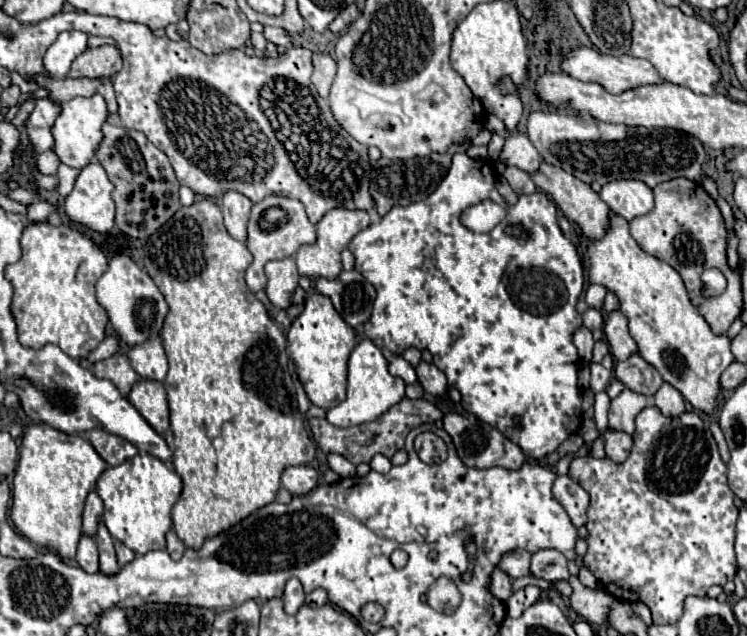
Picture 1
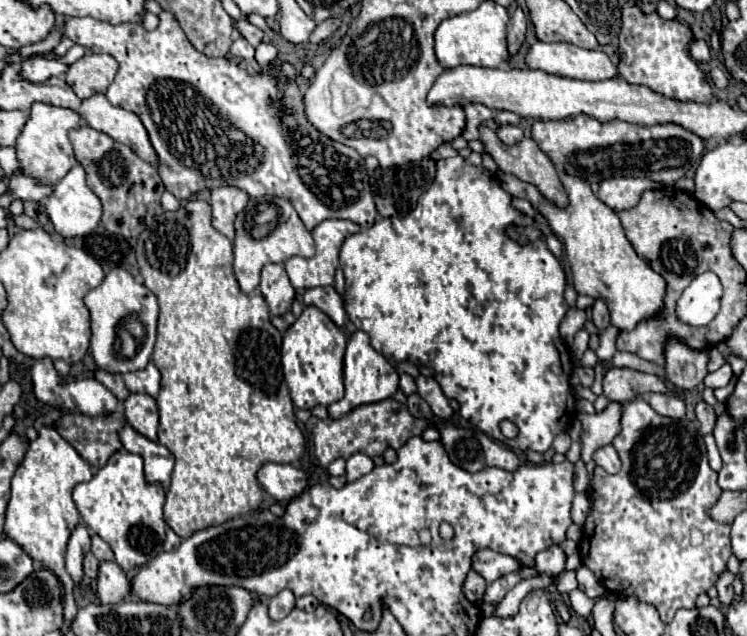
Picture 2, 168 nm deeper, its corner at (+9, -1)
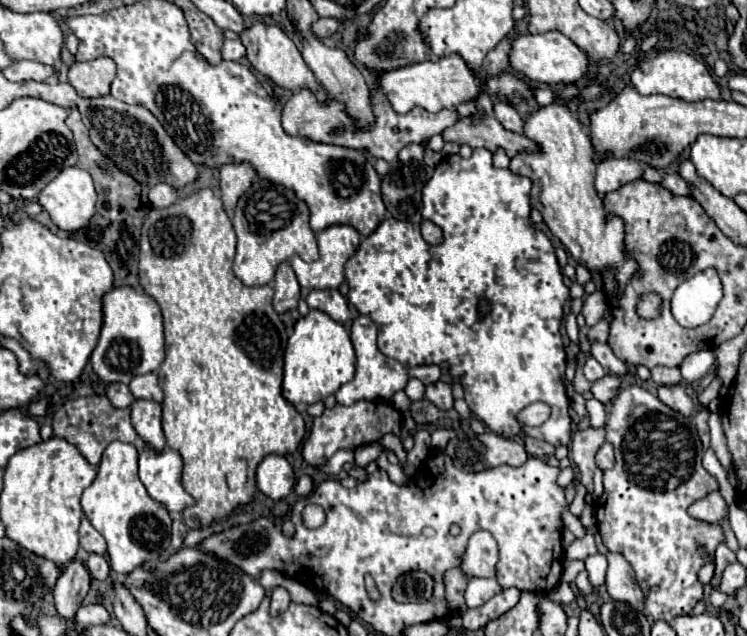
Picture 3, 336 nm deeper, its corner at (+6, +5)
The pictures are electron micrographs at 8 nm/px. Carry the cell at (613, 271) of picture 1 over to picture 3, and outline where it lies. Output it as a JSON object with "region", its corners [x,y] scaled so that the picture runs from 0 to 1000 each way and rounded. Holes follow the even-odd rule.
{"region":[[[752,160],[723,167],[701,192],[701,214],[720,230],[718,239],[696,239],[683,252],[683,267],[707,277],[715,286],[712,327],[723,330],[736,365],[755,384],[766,406],[790,428],[819,418],[830,450],[851,431],[851,412],[835,399],[835,352],[830,343],[814,343],[809,321],[795,296],[795,233],[790,211]]]}

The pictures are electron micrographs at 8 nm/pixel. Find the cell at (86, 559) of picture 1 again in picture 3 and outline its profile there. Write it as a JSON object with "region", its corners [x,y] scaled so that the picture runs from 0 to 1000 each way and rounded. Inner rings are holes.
{"region":[[[120,871],[115,890],[118,890],[120,906],[129,909],[129,912],[142,912],[147,906],[147,890],[145,890],[142,877],[134,874],[134,871]]]}

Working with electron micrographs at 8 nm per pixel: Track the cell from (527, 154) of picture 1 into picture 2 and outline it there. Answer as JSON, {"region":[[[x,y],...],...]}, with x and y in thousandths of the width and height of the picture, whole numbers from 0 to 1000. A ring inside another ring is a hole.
{"region":[[[676,195],[676,198],[668,198],[665,201],[665,214],[673,226],[679,230],[689,230],[692,223],[700,220],[700,204],[695,198],[687,198],[687,195]]]}

